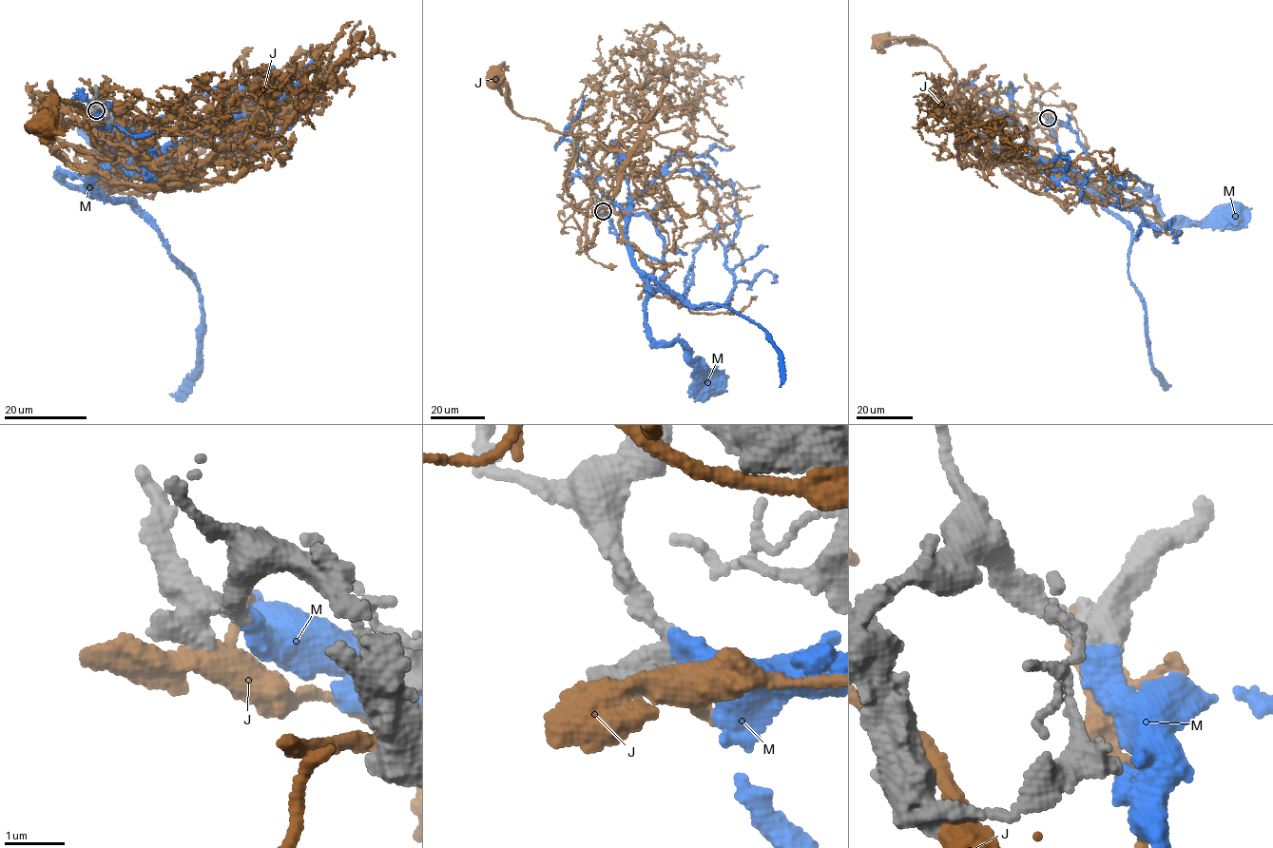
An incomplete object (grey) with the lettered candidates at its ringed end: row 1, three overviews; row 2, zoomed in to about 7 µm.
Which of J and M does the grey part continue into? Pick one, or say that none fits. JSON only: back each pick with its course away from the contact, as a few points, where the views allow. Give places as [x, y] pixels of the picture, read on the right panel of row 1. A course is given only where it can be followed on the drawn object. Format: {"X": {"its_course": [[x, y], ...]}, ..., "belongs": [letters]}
{"M": {"its_course": [[1048, 118], [1076, 133], [1112, 194], [1135, 188], [1155, 198], [1161, 221], [1177, 224], [1231, 213]]}, "belongs": ["M"]}

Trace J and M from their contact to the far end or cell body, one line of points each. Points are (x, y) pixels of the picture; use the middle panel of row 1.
J: (602, 212), (586, 247), (604, 207), (577, 210), (564, 184), (583, 138), (521, 117), (496, 75)
M: (603, 211), (618, 239), (664, 267), (646, 306), (652, 344), (678, 341), (689, 351), (696, 377), (705, 384)

